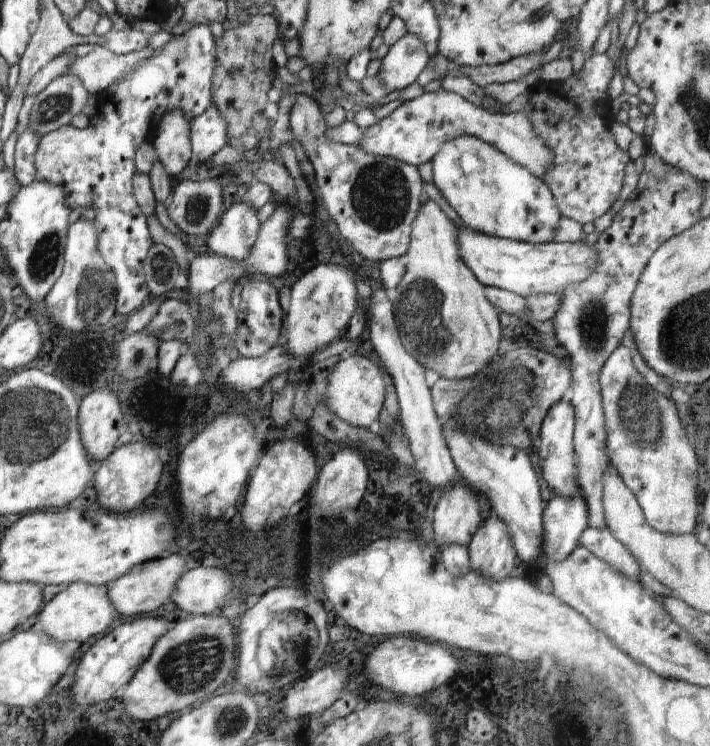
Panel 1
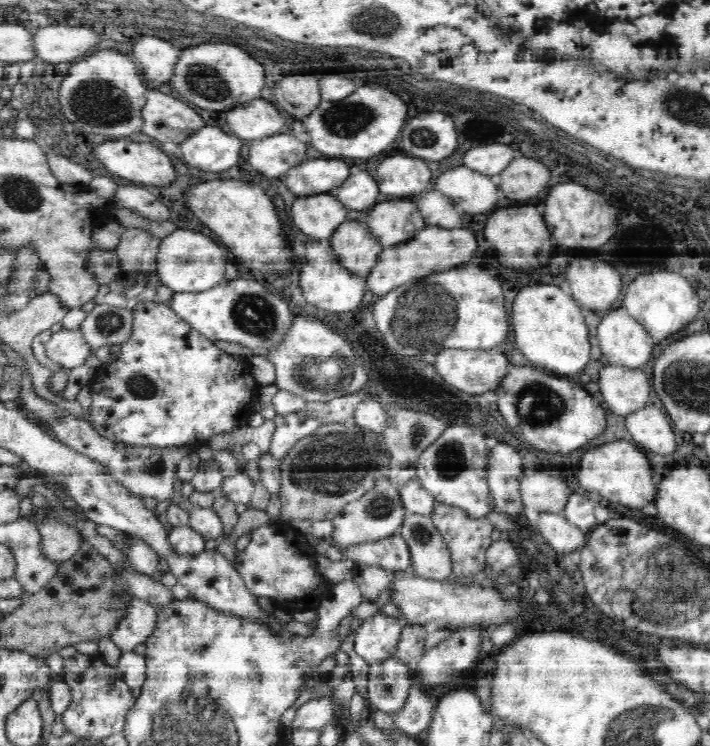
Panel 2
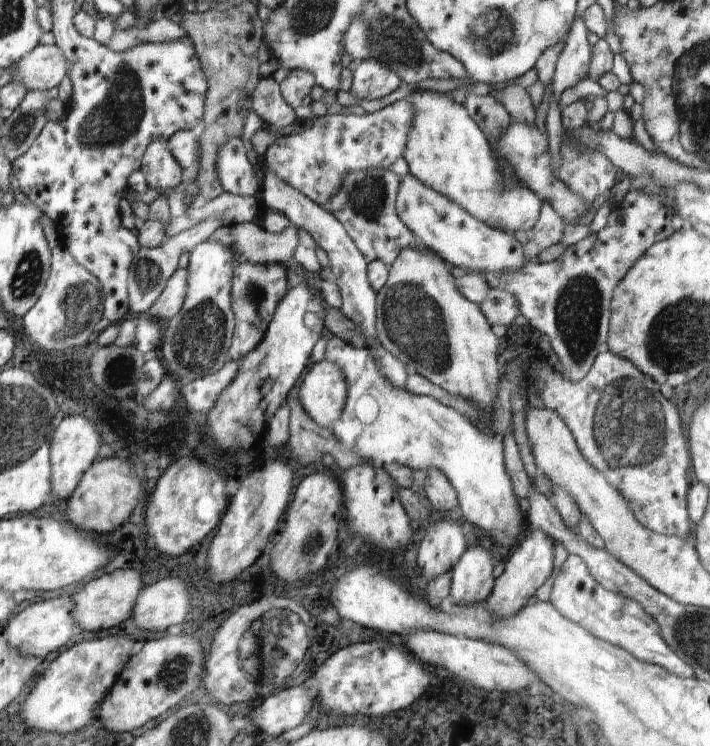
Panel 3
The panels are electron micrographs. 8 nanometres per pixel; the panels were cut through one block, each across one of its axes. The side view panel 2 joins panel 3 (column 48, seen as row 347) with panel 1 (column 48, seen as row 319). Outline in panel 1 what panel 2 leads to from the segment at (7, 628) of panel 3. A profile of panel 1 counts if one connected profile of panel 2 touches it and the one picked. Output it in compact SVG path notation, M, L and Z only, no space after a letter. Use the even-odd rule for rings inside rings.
M77 581L63 587L61 592L45 604L38 614L37 622L30 630L46 632L60 642L76 641L82 644L96 634L102 634L117 616L118 612L109 598L108 586L90 585Z

